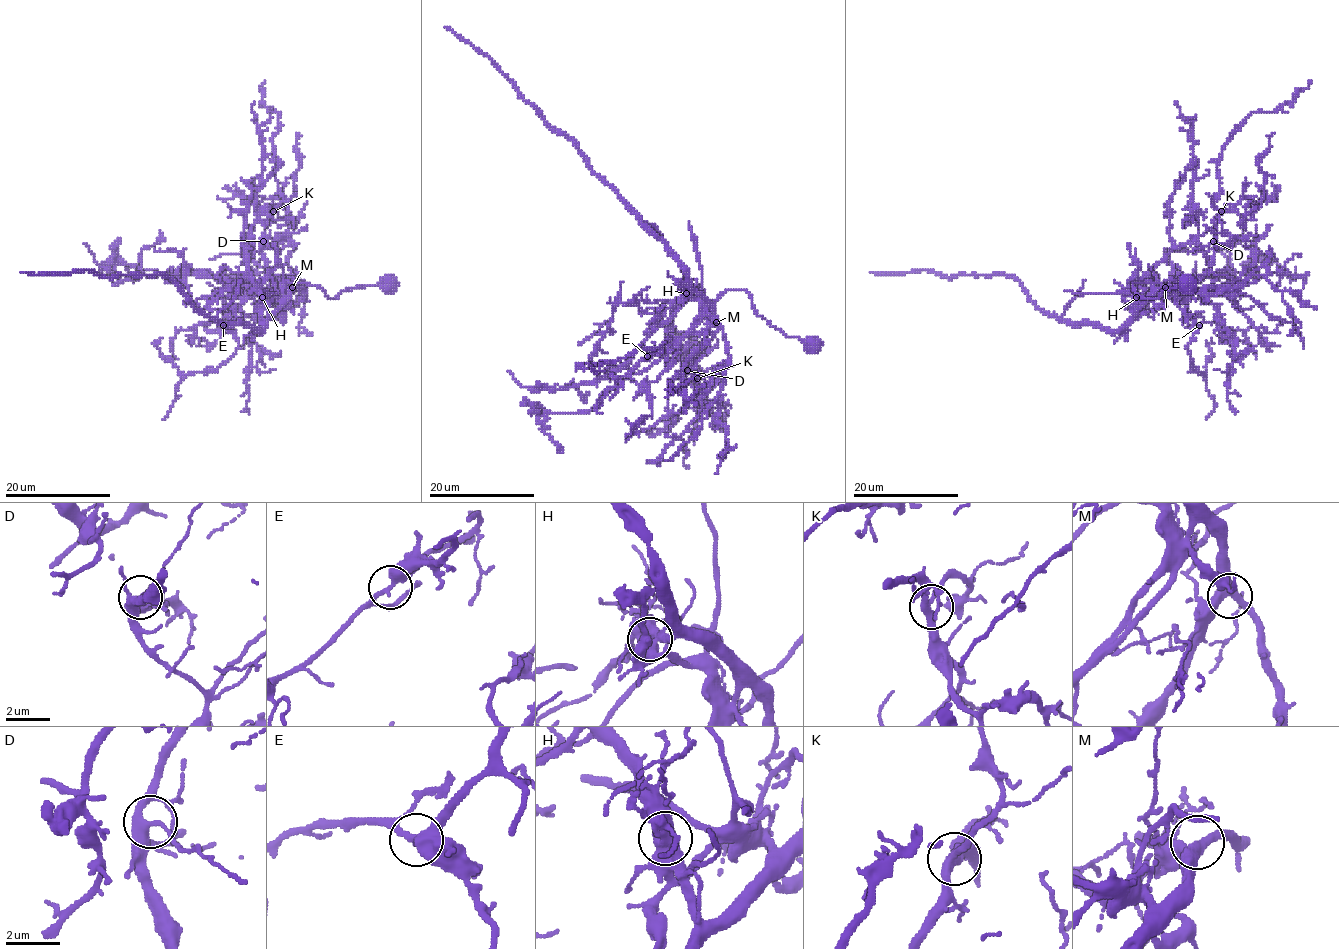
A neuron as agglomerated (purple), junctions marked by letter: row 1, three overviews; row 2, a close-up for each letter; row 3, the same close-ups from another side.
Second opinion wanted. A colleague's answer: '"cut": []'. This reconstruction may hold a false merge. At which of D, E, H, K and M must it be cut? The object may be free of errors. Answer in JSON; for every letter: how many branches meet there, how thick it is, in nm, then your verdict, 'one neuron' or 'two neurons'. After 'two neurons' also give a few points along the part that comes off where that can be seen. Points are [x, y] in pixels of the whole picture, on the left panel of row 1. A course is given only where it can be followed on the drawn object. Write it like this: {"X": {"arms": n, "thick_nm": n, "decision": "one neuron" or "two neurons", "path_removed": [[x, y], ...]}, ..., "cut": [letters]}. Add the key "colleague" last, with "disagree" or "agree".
{"D": {"arms": 3, "thick_nm": 320, "decision": "one neuron"}, "E": {"arms": 3, "thick_nm": 340, "decision": "one neuron"}, "H": {"arms": 3, "thick_nm": 500, "decision": "two neurons", "path_removed": [[261, 298], [265, 303], [277, 298], [242, 294], [204, 270], [163, 273], [118, 260], [133, 274], [135, 268]]}, "K": {"arms": 3, "thick_nm": 320, "decision": "one neuron"}, "M": {"arms": 3, "thick_nm": 360, "decision": "one neuron"}, "cut": ["H"], "colleague": "disagree"}

